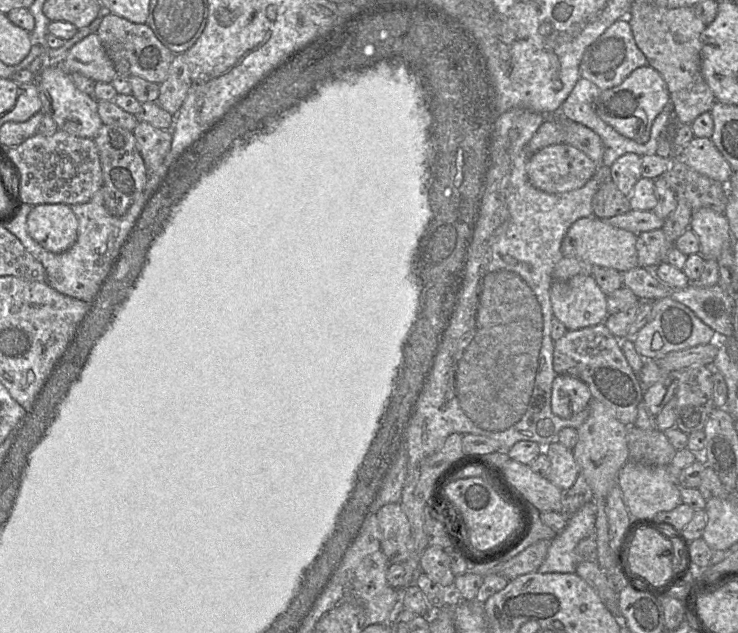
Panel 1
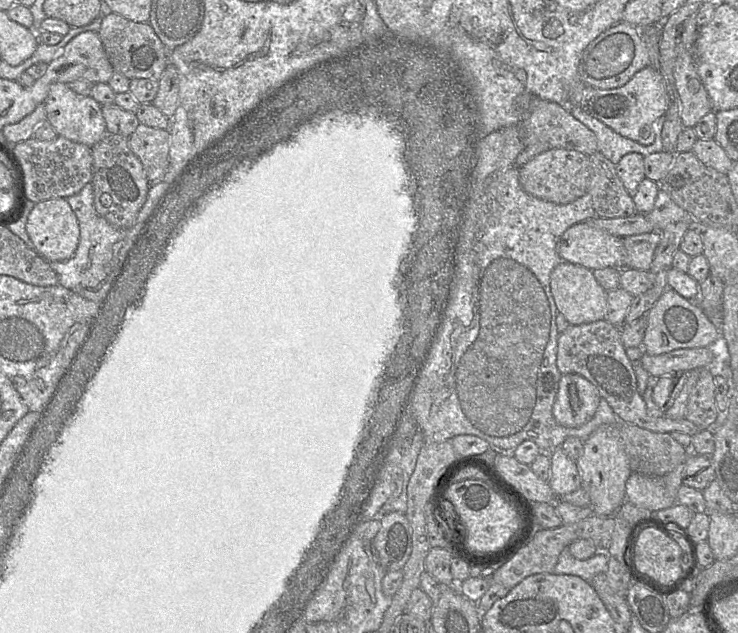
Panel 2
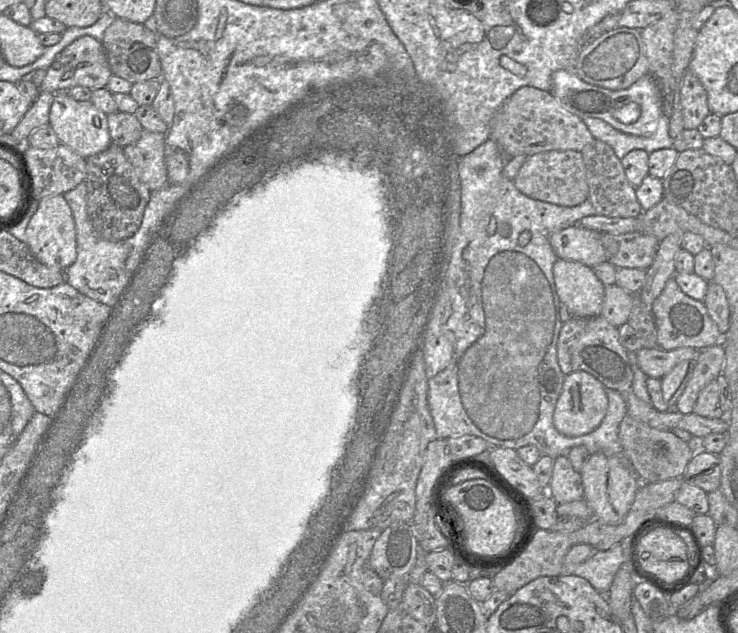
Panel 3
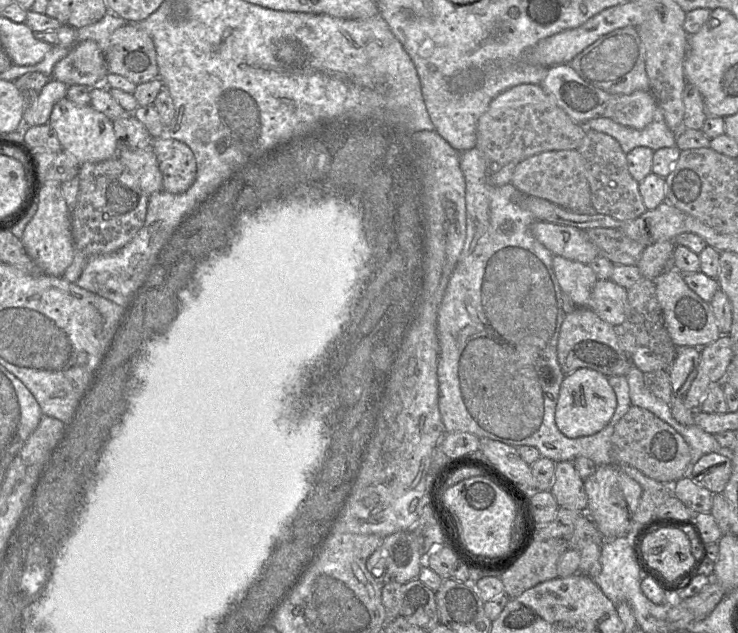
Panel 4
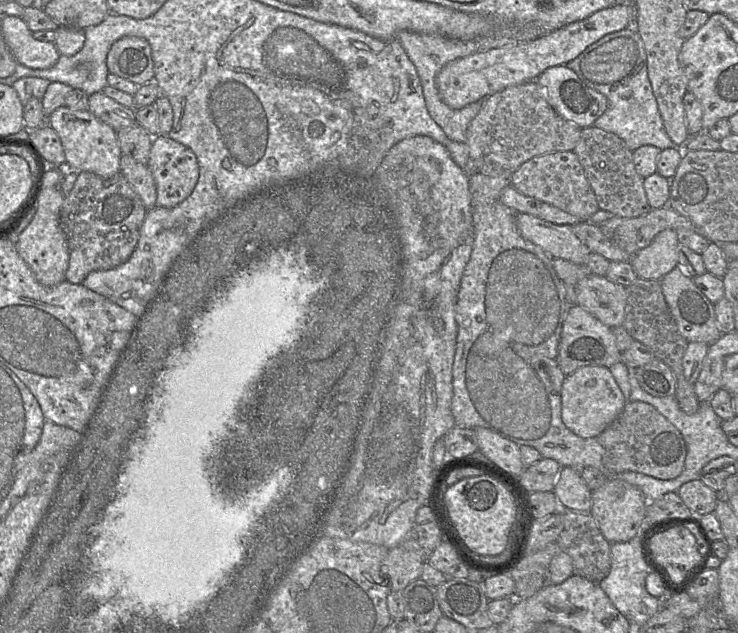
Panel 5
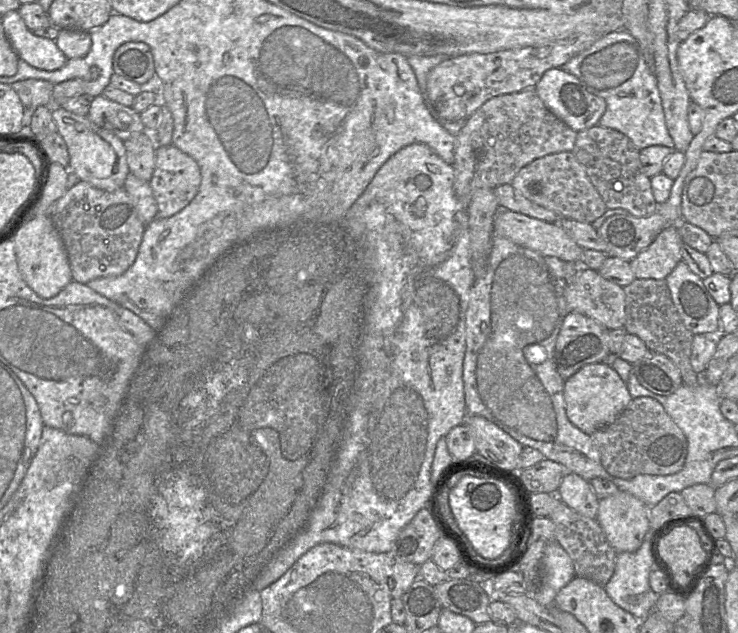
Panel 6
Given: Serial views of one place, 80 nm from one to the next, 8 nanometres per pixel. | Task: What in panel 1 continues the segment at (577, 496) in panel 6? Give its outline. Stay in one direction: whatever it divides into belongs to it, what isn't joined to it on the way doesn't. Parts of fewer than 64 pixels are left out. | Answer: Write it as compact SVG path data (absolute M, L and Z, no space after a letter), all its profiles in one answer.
M555 441L545 447L544 452L550 460L548 479L560 490L567 491L579 475L573 451Z

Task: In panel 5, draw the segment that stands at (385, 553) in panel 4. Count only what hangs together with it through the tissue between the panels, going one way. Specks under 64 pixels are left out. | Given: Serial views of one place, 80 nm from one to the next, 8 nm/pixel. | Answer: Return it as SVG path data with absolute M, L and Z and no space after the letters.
M401 545L388 550L380 566L383 578L389 581L391 592L402 592L412 581L420 578L424 562L421 558Z

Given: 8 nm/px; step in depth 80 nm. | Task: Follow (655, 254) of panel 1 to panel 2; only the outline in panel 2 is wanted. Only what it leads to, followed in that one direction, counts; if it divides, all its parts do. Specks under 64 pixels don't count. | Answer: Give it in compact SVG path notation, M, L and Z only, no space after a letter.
M659 231L623 237L626 251L625 267L649 271L660 240L661 232Z

